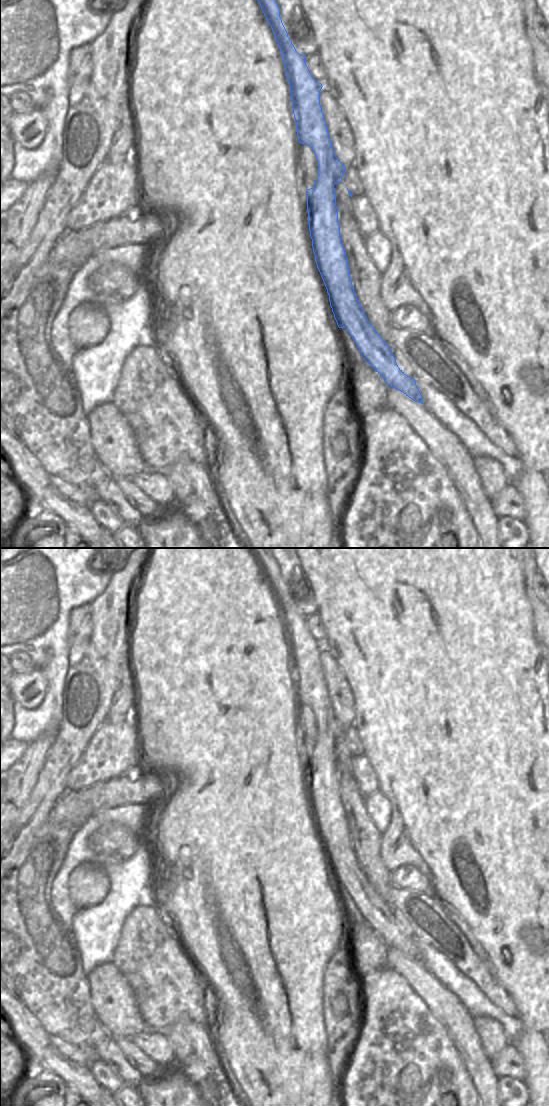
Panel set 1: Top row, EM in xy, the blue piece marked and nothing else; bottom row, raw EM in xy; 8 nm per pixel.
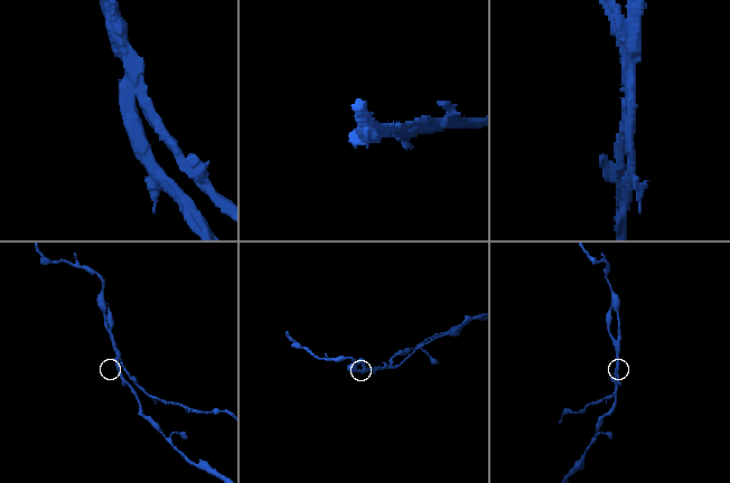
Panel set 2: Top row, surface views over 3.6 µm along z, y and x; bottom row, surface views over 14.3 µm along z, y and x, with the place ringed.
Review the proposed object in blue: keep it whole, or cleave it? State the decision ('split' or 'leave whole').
split

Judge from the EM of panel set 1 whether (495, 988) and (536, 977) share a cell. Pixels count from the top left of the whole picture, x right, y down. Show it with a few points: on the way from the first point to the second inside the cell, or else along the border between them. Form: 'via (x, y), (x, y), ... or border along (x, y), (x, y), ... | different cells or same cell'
border along (488, 968), (516, 1006) | different cells

